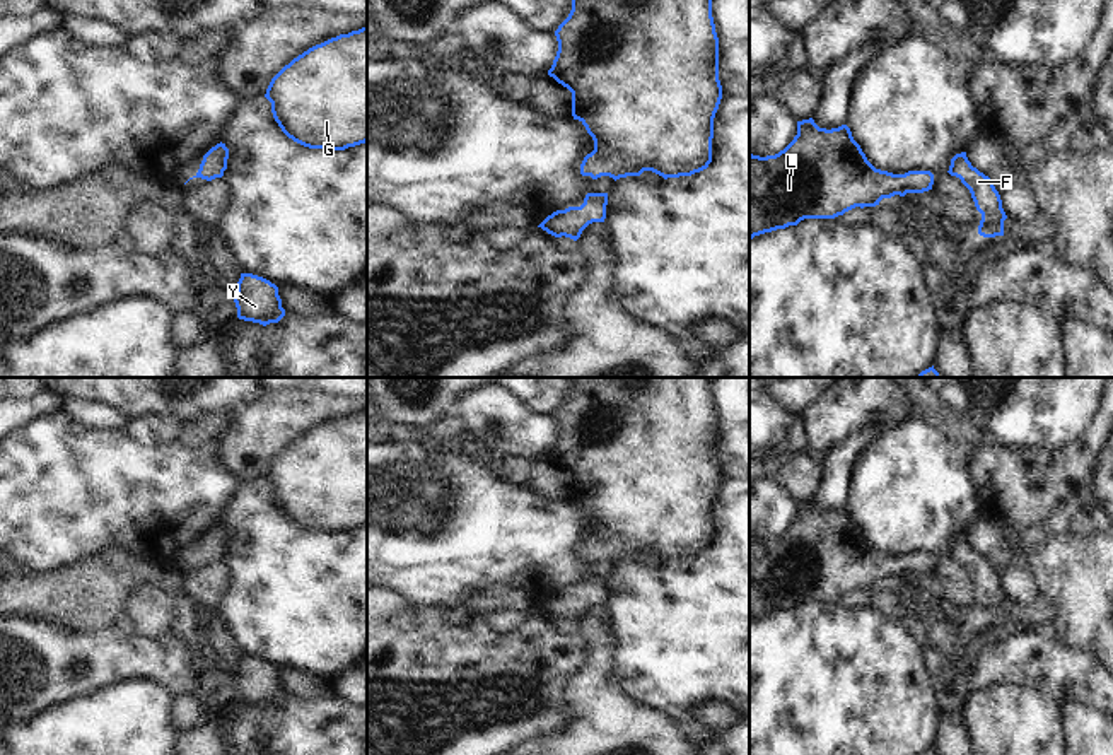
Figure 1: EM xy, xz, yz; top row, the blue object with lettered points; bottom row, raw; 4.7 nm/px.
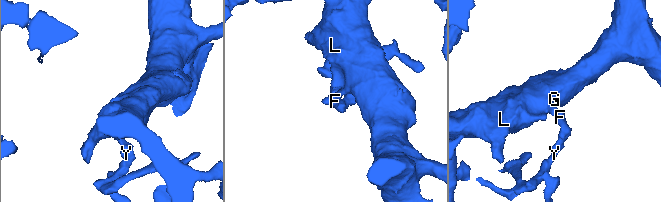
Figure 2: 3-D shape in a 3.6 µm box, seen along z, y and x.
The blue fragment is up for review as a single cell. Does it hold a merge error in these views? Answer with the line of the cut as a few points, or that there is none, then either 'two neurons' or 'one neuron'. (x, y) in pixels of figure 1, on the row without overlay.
cut none; one neuron

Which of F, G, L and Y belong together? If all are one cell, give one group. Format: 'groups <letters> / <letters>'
groups F G L Y

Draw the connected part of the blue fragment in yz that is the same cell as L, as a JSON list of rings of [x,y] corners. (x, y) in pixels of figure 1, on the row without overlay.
[[[813,500],[797,504],[797,518],[775,538],[749,536],[749,622],[797,608],[804,601],[835,601],[855,589],[876,589],[883,581],[932,572],[930,553],[893,557],[876,552],[847,507],[819,511]]]

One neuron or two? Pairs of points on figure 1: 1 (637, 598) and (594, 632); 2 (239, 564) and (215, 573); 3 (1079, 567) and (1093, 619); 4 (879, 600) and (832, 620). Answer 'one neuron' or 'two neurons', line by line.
1: two neurons
2: two neurons
3: one neuron
4: two neurons

